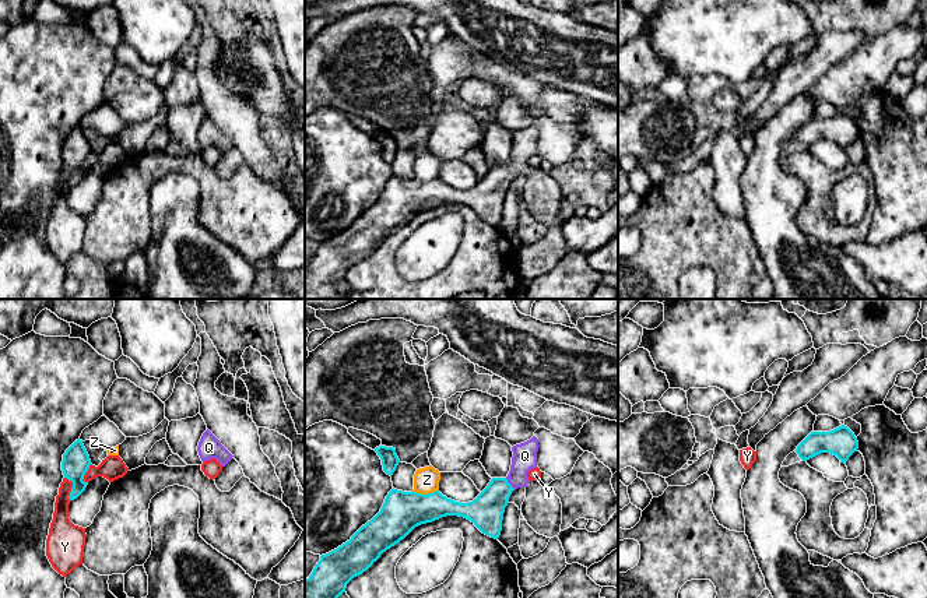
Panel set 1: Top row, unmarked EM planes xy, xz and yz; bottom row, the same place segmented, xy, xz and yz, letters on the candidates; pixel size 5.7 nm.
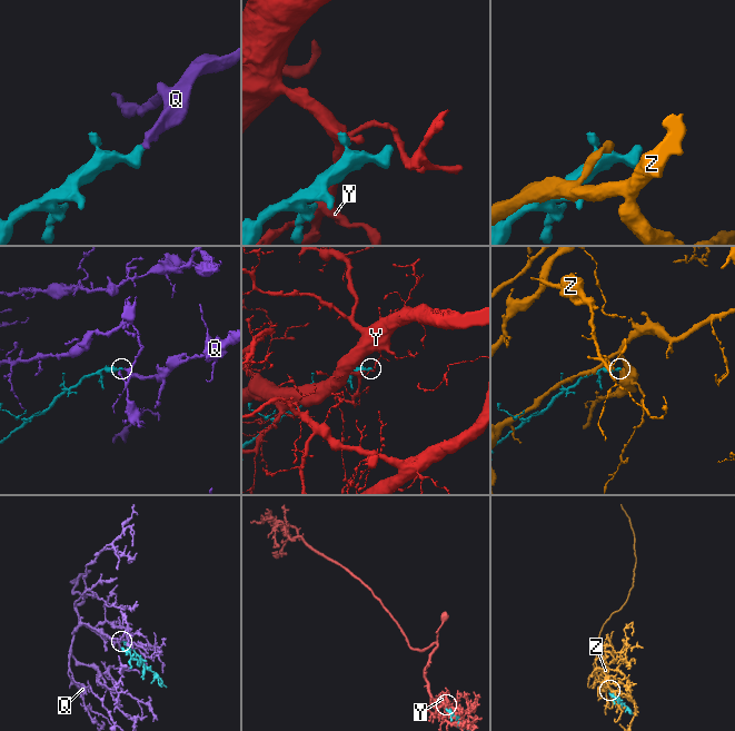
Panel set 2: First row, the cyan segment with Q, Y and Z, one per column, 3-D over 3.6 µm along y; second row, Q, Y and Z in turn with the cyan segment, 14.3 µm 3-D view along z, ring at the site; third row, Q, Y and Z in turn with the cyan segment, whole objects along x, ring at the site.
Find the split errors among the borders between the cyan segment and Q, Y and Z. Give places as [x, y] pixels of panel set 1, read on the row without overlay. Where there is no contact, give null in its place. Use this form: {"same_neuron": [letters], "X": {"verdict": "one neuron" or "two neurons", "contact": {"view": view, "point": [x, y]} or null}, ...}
{"same_neuron": ["Q"], "Q": {"verdict": "one neuron", "contact": {"view": "xz", "point": [509, 171]}}, "Y": {"verdict": "two neurons", "contact": {"view": "xy", "point": [72, 175]}}, "Z": {"verdict": "two neurons", "contact": {"view": "xz", "point": [425, 182]}}}

